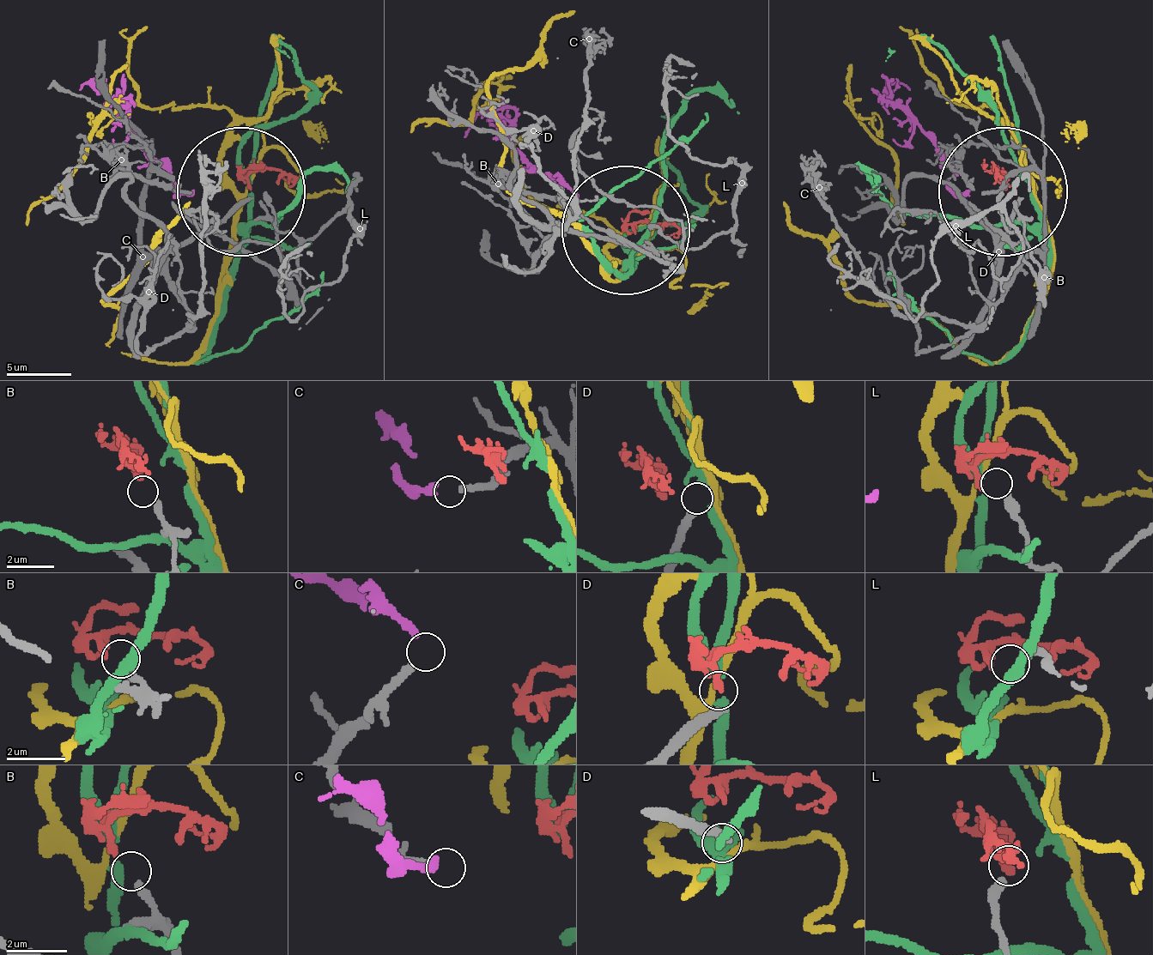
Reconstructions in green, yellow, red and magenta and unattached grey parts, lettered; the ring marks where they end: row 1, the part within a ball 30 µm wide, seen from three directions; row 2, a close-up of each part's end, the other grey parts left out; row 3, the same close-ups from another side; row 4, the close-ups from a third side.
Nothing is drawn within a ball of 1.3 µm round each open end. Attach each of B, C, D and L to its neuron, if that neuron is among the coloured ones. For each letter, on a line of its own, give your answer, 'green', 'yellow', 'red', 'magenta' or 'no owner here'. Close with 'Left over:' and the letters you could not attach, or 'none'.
B: red
C: magenta
D: no owner here
L: no owner here
Left over: D, L

